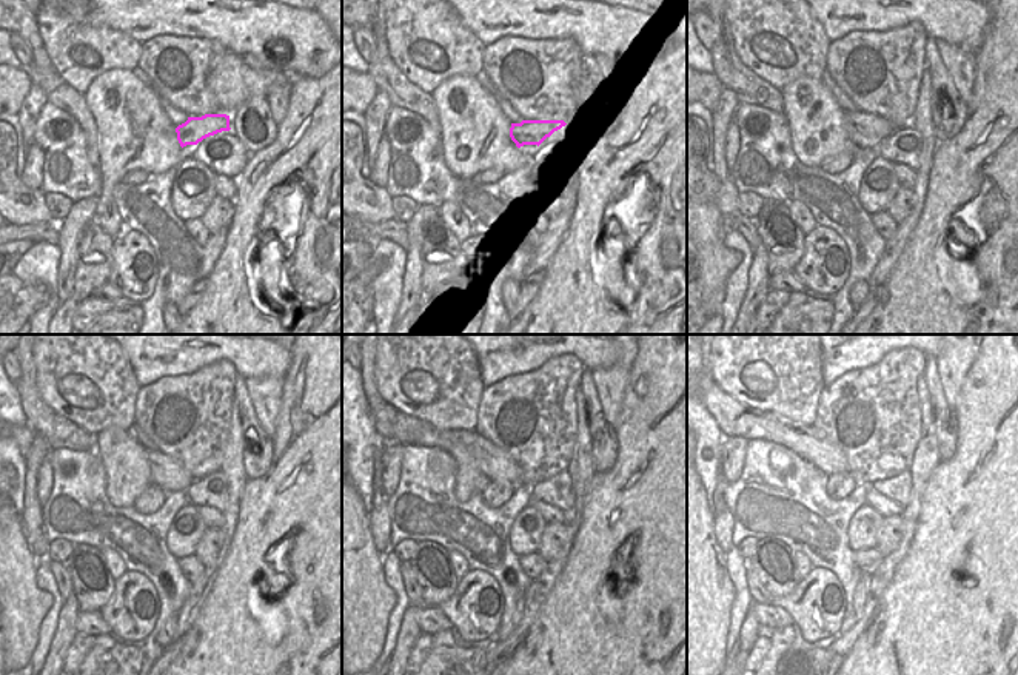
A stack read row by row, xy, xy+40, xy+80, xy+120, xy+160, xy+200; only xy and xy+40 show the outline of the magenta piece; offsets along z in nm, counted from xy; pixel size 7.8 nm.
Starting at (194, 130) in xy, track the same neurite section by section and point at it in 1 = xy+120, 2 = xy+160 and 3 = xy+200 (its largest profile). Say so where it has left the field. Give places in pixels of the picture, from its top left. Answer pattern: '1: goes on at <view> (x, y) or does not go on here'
1: goes on at xy+120 (168, 473)
2: goes on at xy+160 (391, 426)
3: goes on at xy+200 (735, 419)

